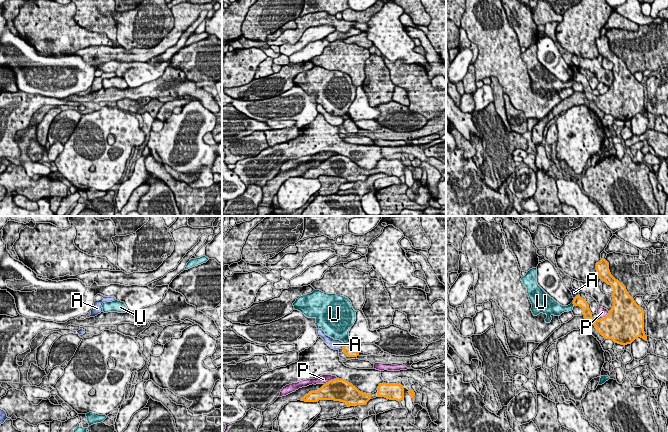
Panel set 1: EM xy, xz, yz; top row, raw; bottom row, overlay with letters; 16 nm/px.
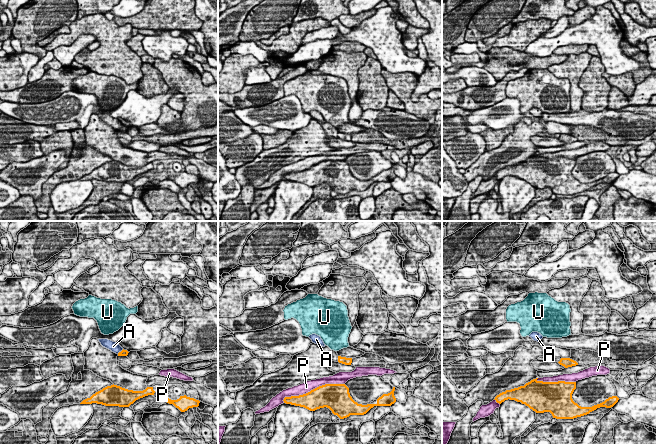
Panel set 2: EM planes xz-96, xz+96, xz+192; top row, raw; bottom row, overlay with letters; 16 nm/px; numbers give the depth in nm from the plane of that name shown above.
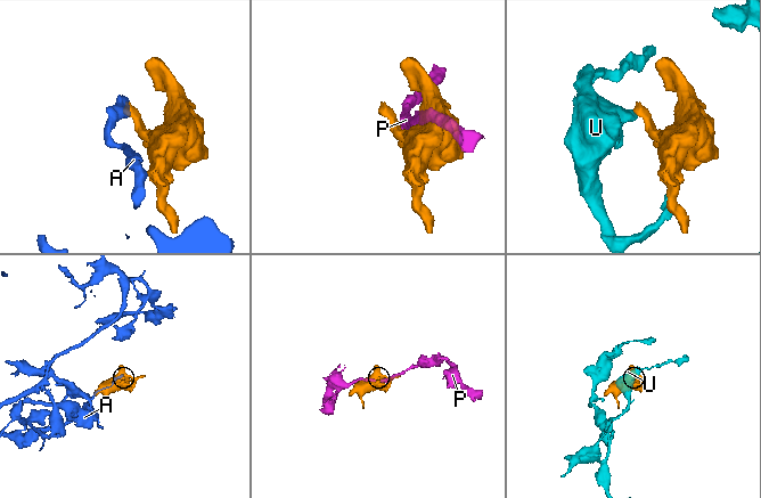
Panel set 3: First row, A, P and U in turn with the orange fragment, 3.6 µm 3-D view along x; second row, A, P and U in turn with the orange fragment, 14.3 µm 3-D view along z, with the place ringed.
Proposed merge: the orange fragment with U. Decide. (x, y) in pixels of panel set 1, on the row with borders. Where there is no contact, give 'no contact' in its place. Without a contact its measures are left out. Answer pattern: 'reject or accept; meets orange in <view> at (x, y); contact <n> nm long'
reject; meets orange in xz at (347, 343); contact 120 nm long

